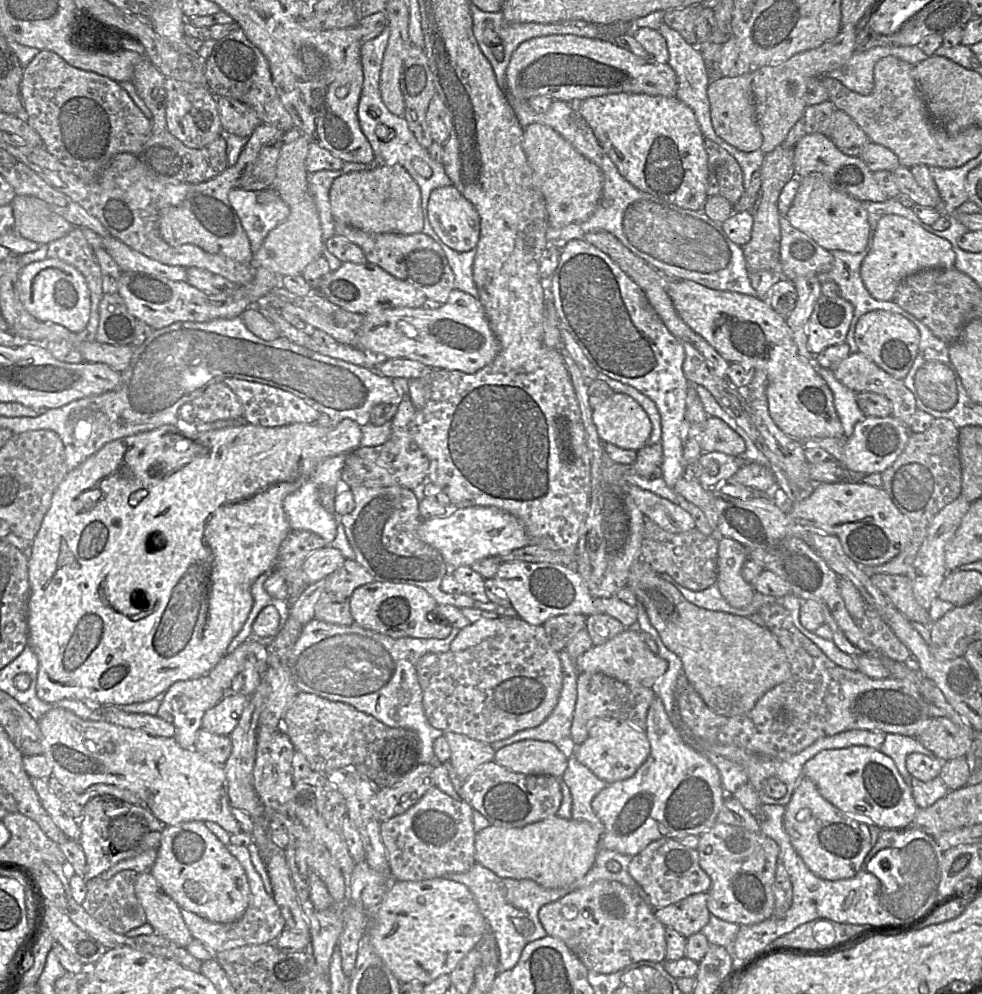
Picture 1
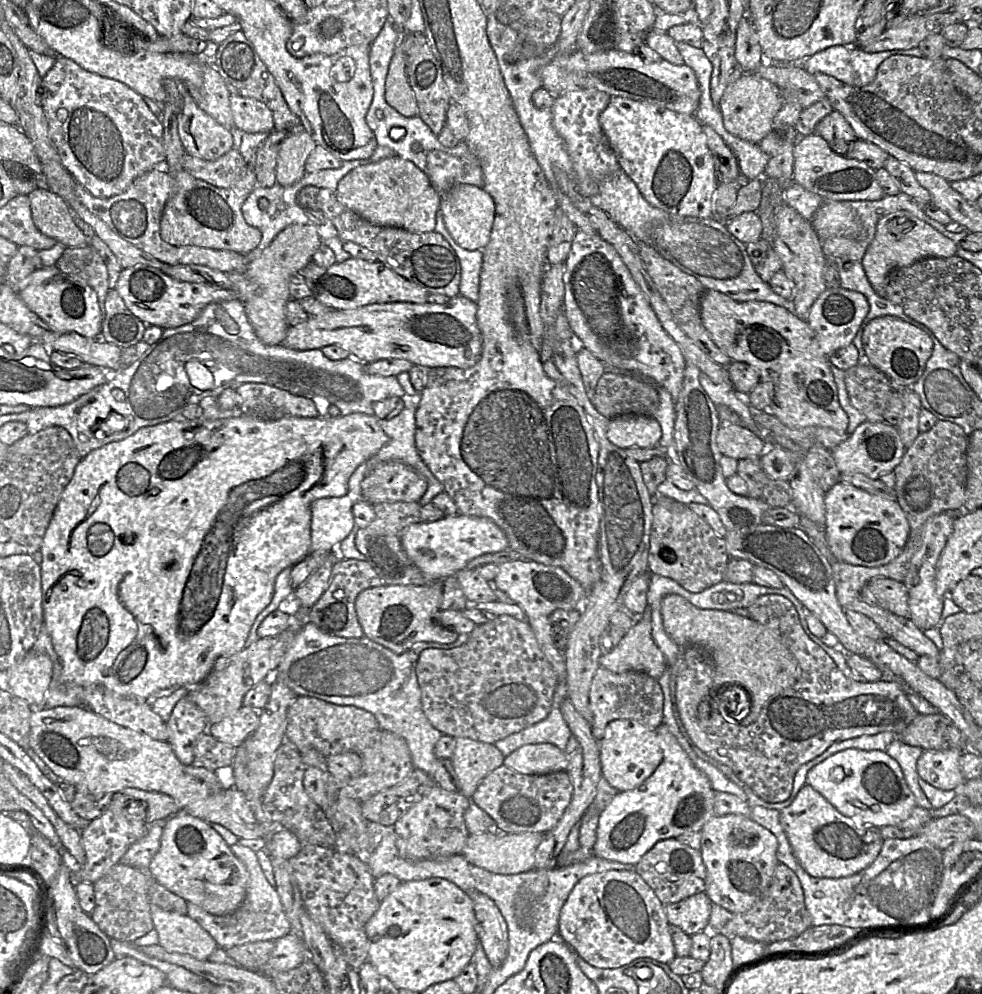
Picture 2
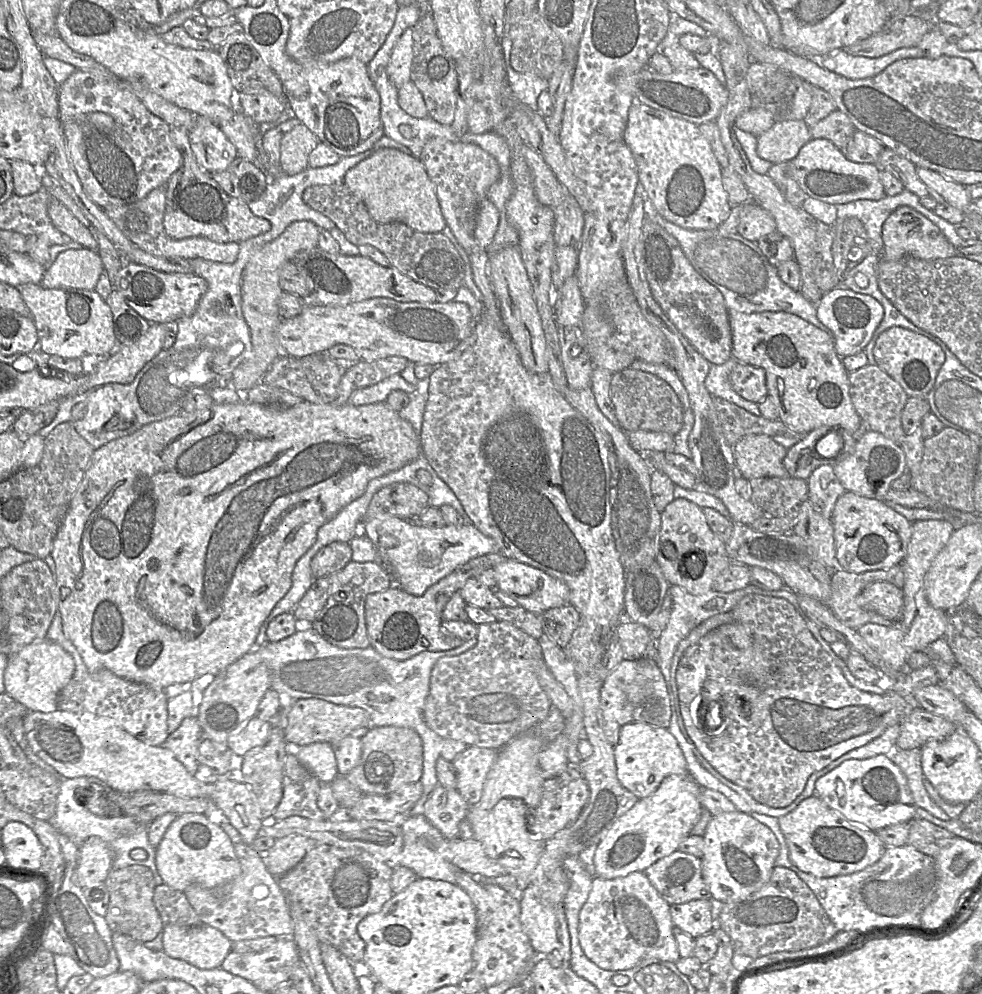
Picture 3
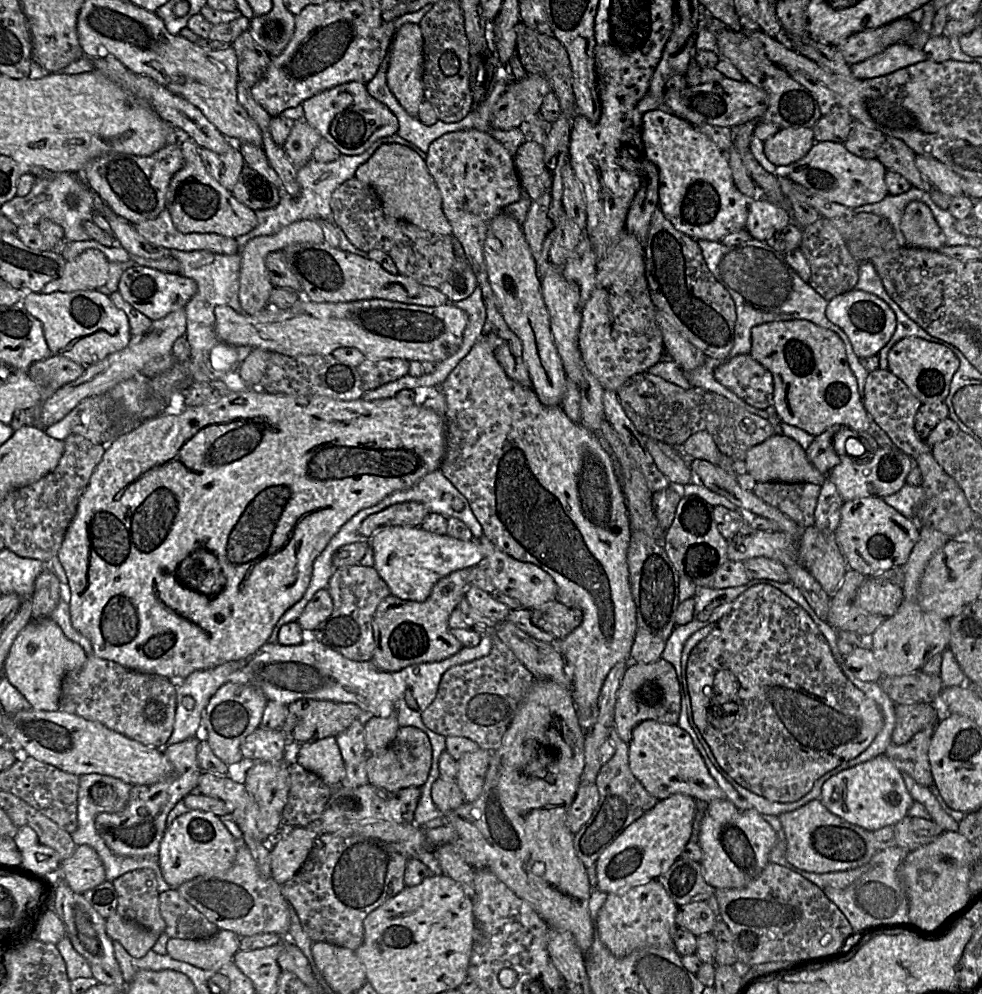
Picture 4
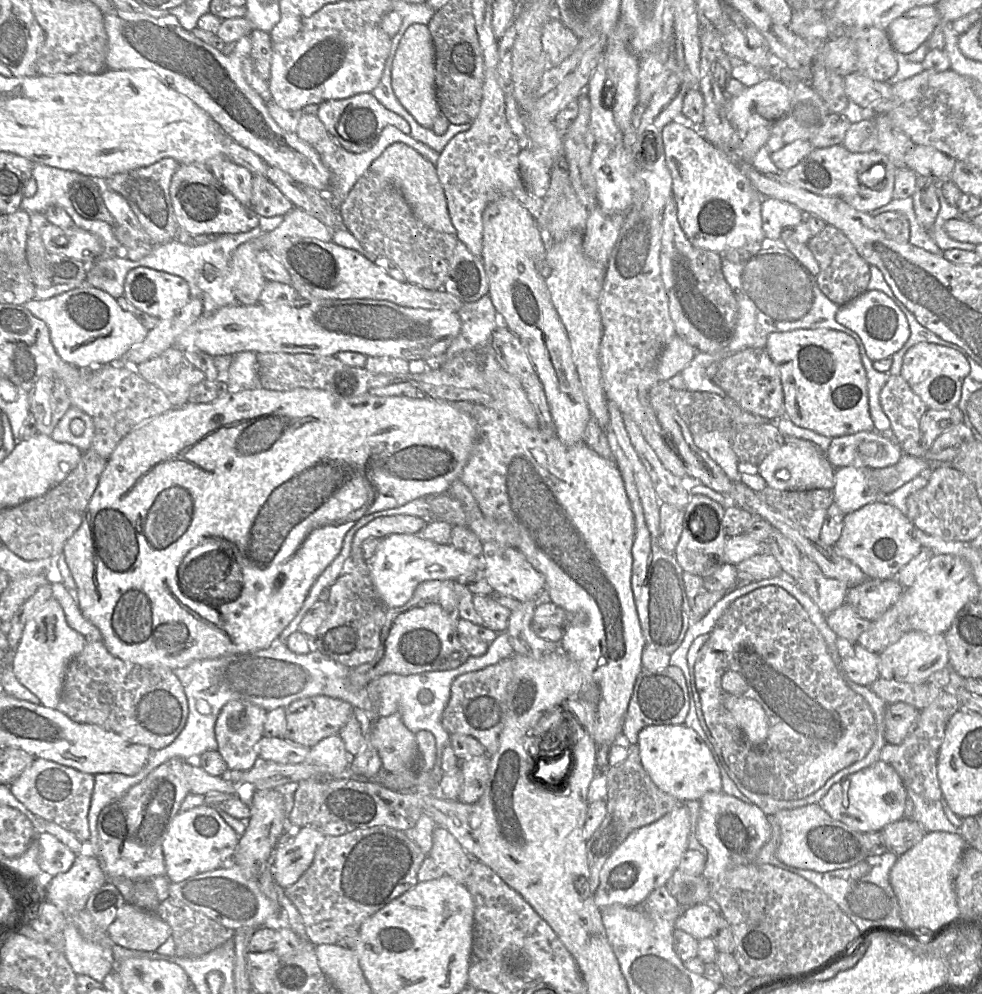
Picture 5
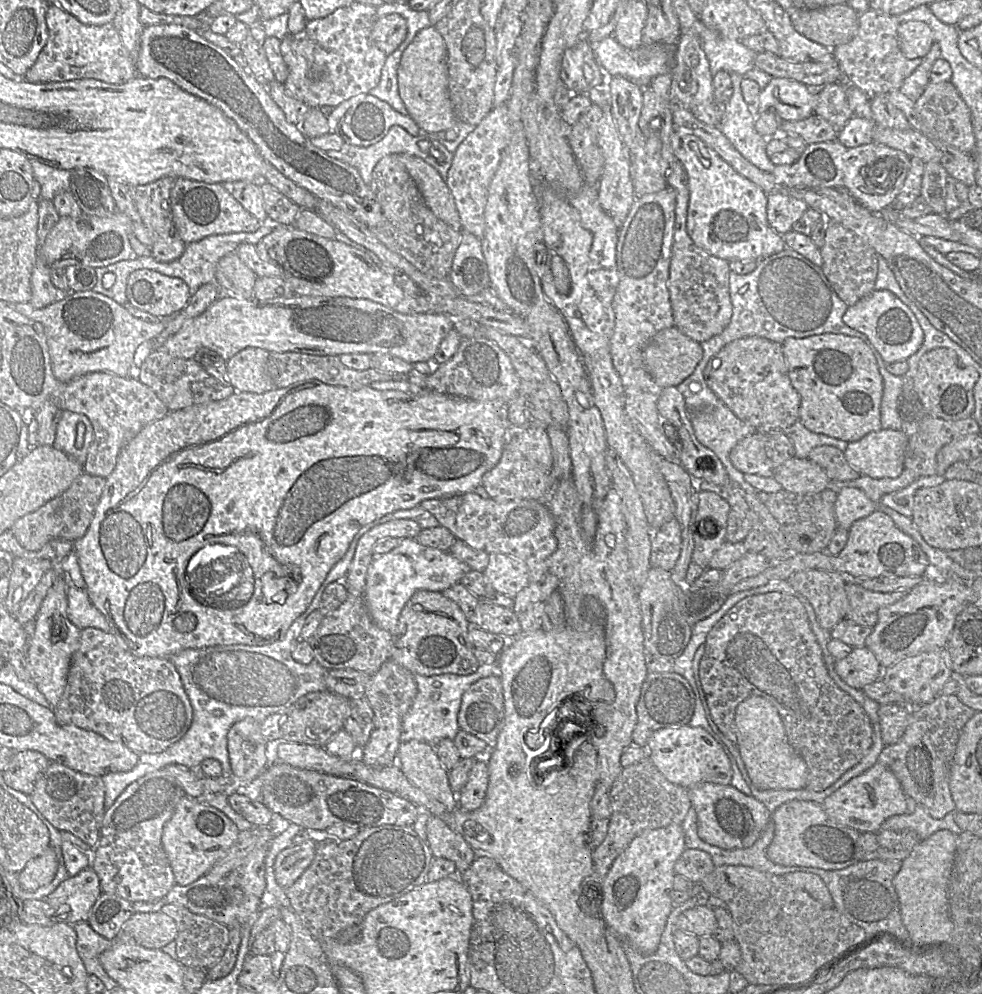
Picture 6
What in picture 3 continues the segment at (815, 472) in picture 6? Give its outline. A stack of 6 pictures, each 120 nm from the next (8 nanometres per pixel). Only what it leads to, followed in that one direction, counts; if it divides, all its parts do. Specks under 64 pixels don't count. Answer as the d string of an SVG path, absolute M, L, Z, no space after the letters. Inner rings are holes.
M748 435L740 439L733 447L733 455L740 476L750 480L760 477L787 477L783 461L787 454L784 446L767 435Z

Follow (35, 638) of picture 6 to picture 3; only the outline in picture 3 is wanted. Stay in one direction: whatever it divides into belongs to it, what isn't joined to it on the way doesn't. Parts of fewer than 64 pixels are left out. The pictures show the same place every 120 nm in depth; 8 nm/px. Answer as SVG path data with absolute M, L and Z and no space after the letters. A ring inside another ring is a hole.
M43 638L24 646L8 658L4 671L5 692L23 704L29 711L53 712L61 689L71 680L75 661L59 644Z

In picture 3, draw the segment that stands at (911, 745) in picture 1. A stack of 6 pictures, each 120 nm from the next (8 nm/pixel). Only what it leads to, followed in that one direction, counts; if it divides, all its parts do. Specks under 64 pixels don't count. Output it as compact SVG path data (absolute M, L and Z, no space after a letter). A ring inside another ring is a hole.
M895 748L890 753L890 758L905 776L916 807L928 811L936 818L948 820L949 816L934 803L924 787L925 777L921 766L921 750Z

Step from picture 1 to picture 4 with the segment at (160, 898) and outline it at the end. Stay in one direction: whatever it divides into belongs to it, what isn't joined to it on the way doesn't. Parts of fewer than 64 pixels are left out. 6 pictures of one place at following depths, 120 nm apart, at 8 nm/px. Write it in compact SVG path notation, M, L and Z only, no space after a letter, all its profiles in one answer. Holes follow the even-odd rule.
M219 930L207 939L169 938L166 945L167 955L203 970L217 971L233 960L239 951L240 938L228 930Z

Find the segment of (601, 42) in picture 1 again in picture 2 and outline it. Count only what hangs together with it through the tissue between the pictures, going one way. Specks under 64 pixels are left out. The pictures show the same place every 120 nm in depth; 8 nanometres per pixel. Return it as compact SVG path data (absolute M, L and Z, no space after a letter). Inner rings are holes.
M576 50L567 58L554 56L540 69L542 88L554 97L565 92L595 88L610 96L649 102L679 113L694 115L699 104L700 88L695 72L687 65L674 65L664 59L651 62L638 53L619 50L585 54Z

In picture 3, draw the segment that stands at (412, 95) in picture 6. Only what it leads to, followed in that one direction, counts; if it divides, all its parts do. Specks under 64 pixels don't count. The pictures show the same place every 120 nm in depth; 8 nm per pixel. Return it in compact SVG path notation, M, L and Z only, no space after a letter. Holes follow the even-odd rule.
M407 28L396 42L387 67L388 77L397 89L411 81L412 61L413 31Z

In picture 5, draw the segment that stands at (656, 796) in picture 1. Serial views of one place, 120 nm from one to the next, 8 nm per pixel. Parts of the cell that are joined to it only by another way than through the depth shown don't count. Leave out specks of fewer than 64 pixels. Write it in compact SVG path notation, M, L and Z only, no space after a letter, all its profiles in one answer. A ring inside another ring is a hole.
M685 803L652 824L631 832L602 867L600 884L594 894L596 905L600 909L612 905L640 906L653 890L665 886L678 868L688 850L689 833L690 816Z

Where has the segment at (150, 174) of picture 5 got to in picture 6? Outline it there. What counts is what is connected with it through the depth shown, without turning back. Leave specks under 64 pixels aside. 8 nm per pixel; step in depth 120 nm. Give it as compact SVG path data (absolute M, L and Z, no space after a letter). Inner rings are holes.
M163 177L145 185L130 187L132 199L153 240L152 256L159 262L172 262L178 259L184 253L187 245L180 238L173 221L171 189L175 179Z

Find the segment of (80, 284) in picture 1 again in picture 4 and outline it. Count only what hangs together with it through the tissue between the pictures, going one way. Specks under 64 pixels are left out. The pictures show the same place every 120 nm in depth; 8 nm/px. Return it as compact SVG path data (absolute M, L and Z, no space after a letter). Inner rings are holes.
M98 289L48 294L24 292L22 306L41 322L46 343L53 355L66 357L83 366L93 365L110 354L121 351L127 347L132 337L125 312L115 306L110 296Z

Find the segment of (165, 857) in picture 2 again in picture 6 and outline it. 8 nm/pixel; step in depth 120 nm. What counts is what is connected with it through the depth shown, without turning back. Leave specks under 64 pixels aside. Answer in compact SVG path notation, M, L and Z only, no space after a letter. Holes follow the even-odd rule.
M185 795L162 832L162 846L173 871L175 882L187 886L206 875L210 868L230 849L239 830L220 810Z

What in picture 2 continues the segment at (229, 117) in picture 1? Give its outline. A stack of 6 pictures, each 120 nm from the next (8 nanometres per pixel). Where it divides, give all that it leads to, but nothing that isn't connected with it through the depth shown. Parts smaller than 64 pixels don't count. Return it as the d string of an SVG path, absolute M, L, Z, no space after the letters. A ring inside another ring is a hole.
M231 95L230 106L234 129L243 133L270 133L274 130L272 111L263 102Z

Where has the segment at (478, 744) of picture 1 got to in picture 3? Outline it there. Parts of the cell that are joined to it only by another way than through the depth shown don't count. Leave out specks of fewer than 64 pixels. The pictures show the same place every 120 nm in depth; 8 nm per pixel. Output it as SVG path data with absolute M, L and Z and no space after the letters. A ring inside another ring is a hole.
M468 746L452 762L456 770L456 789L471 806L482 795L488 772L497 758L497 750Z

